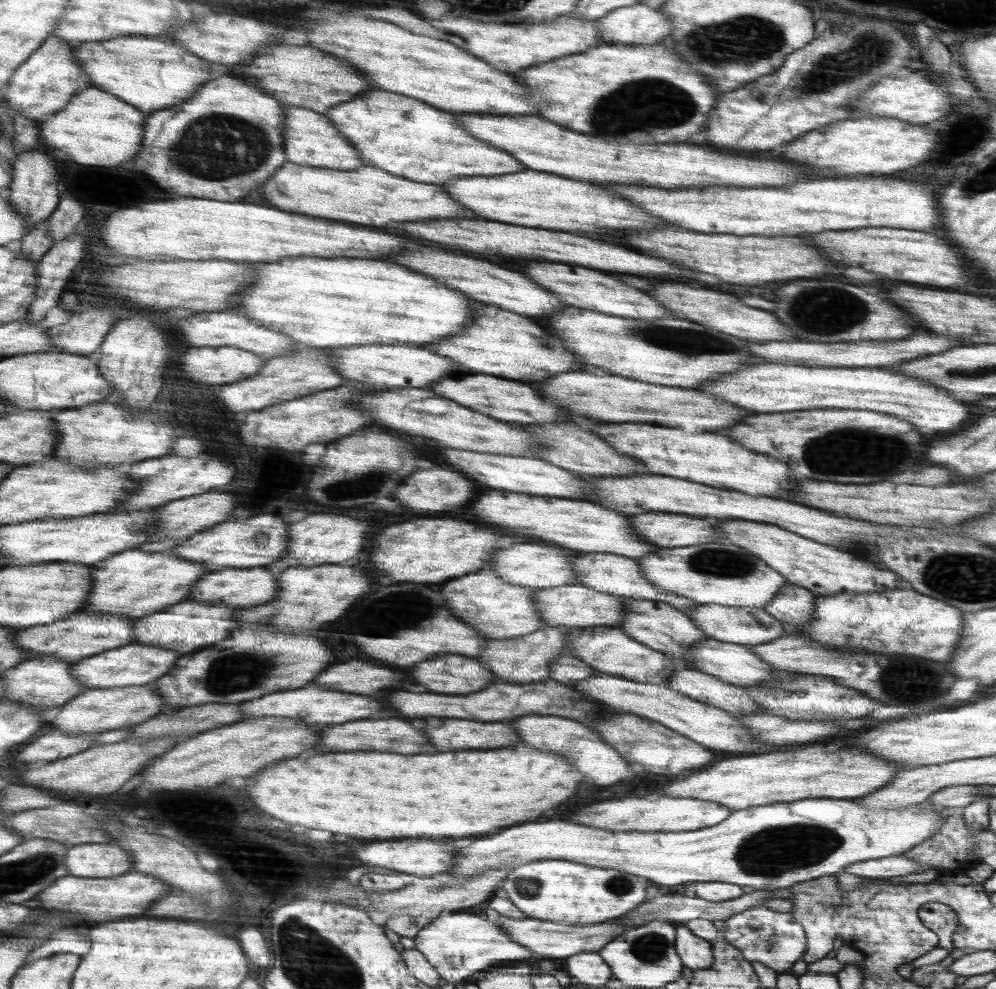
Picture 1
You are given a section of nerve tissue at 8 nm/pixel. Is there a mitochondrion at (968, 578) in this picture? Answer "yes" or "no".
yes

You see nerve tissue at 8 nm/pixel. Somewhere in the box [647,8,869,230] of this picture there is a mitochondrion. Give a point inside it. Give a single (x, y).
(748, 38)

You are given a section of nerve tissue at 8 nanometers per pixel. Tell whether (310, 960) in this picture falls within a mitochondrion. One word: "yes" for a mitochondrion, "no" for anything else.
yes

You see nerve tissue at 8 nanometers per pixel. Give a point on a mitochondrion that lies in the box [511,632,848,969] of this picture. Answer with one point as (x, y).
(778, 850)

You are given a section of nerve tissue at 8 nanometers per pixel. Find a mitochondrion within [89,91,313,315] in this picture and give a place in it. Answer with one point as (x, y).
(195, 152)

